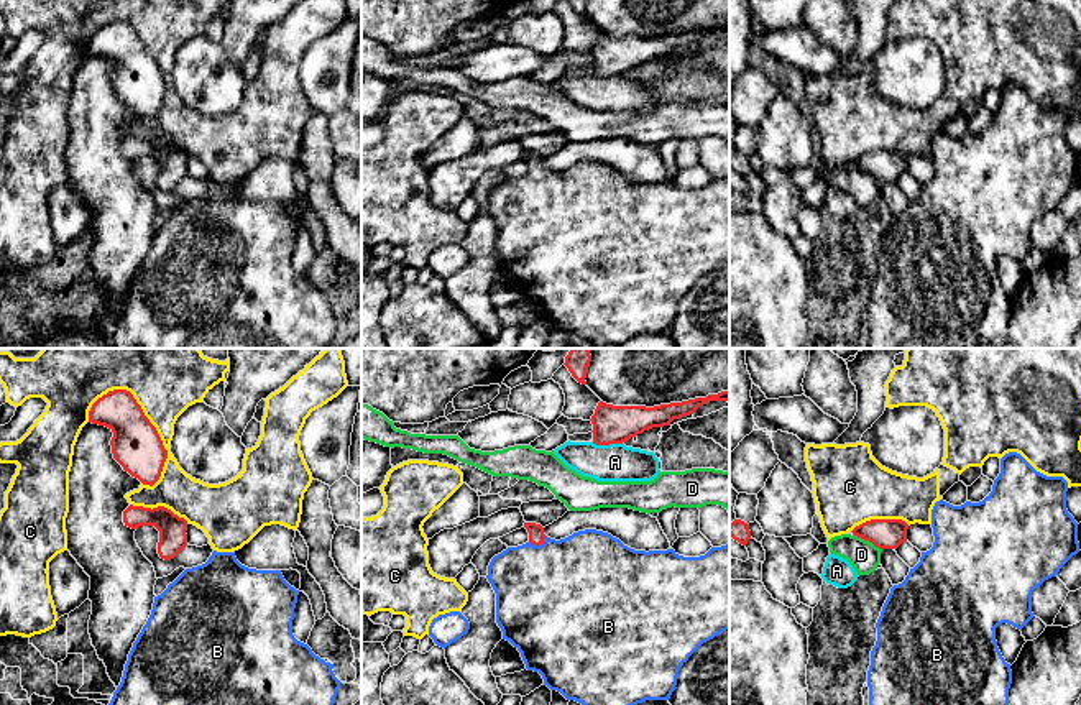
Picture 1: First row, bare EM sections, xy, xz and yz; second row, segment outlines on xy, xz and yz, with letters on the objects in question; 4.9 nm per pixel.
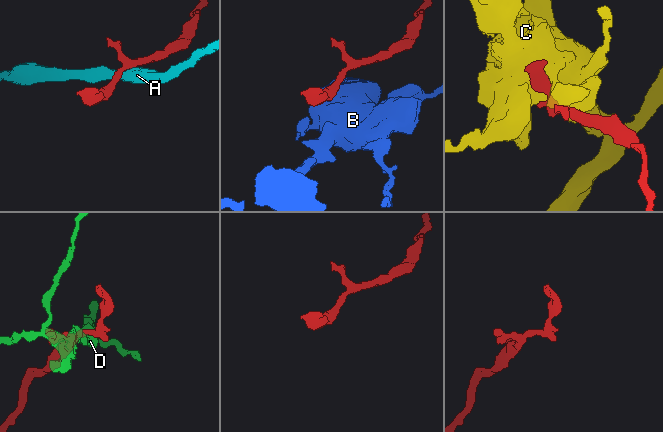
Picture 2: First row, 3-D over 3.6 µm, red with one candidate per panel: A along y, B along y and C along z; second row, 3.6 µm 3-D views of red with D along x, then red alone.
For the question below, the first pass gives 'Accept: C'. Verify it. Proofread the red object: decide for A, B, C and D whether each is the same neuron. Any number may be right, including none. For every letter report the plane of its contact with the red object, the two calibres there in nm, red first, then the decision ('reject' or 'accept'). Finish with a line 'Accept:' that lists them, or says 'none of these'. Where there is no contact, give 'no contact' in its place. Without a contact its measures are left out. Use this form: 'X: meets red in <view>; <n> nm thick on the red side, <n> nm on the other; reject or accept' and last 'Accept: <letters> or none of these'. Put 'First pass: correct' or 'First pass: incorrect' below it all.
A: meets red in xz; 190 nm thick on the red side, 190 nm on the other; reject
B: meets red in xz; 80 nm thick on the red side, 500 nm on the other; accept
C: meets red in xy; 240 nm thick on the red side, 260 nm on the other; reject
D: meets red in yz; 140 nm thick on the red side, 150 nm on the other; reject
Accept: B
First pass: incorrect

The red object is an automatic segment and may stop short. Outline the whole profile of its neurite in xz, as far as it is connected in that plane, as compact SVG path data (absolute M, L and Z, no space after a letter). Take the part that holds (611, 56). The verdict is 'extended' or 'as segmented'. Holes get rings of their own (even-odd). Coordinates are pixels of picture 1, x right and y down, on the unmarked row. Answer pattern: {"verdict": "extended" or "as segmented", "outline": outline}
{"verdict": "as segmented", "outline": "M729 21L706 30L695 30L682 35L660 36L654 39L646 38L613 38L603 33L598 35L593 56L593 76L610 77L623 76L644 62L652 59L670 58L674 51L693 46L700 38L710 33L728 33Z"}

